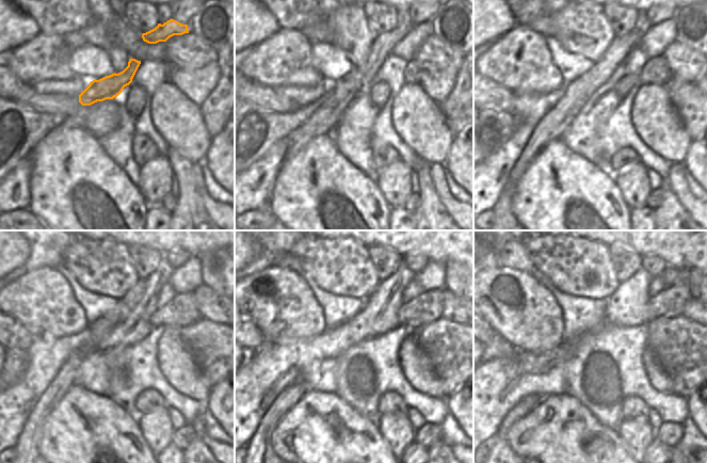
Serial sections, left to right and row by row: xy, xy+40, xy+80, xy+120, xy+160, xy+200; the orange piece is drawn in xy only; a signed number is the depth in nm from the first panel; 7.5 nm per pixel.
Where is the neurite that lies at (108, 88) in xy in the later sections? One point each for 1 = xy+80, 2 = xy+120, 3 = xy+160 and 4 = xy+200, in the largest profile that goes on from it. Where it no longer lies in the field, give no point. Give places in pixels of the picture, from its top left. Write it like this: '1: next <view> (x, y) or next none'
1: next xy+80 (553, 125)
2: next xy+120 (27, 447)
3: next xy+160 (259, 447)
4: next xy+200 (499, 447)

